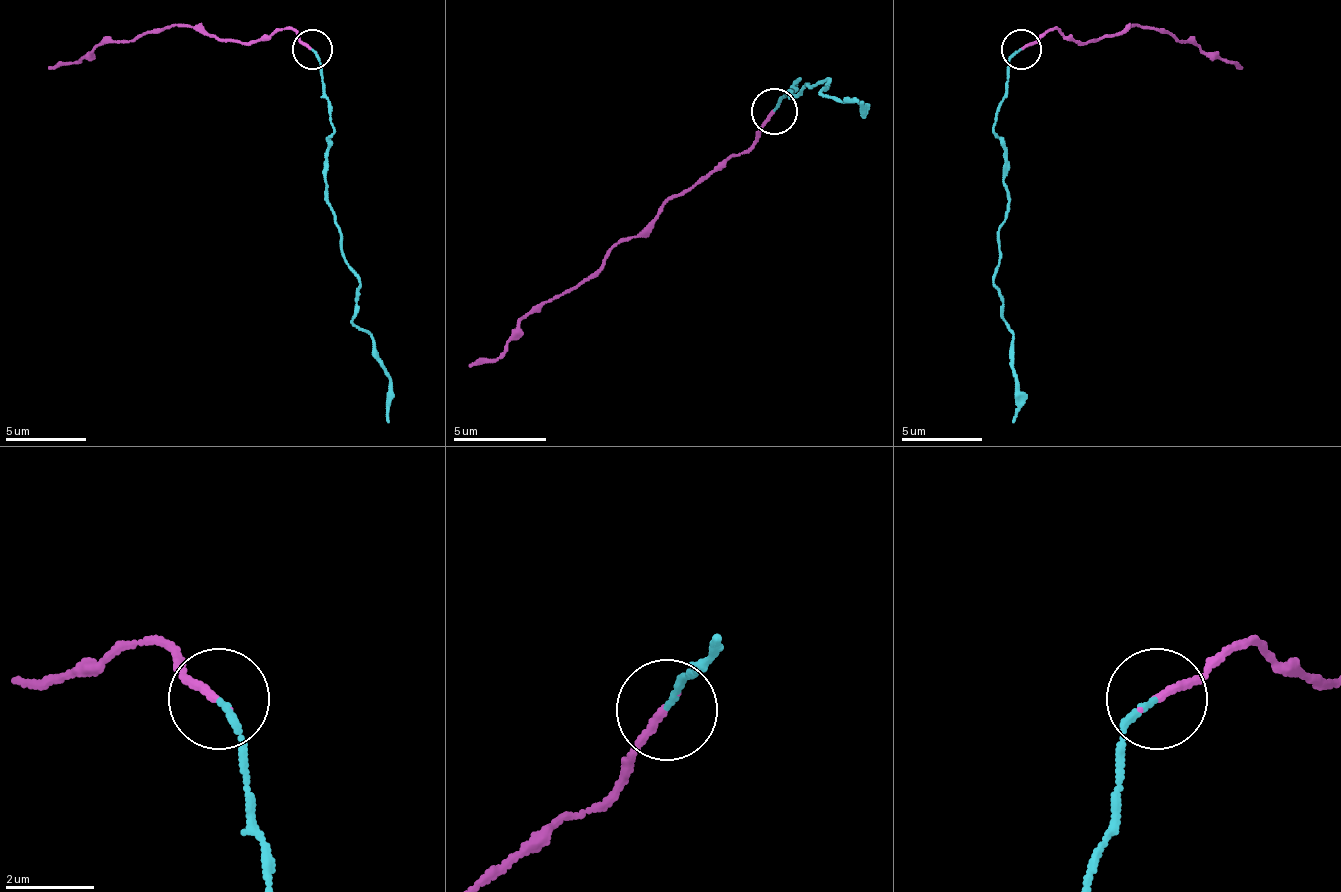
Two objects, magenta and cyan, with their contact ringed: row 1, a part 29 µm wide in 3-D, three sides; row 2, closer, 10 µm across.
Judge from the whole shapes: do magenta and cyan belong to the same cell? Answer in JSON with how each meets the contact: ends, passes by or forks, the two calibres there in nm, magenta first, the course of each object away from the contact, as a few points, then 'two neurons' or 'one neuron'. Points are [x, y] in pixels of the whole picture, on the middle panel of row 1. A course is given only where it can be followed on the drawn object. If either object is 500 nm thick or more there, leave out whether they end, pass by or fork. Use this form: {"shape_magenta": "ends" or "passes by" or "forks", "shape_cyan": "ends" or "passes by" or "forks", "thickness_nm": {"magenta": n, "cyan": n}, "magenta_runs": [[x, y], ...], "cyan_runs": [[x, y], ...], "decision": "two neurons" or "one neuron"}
{"shape_magenta": "ends", "shape_cyan": "ends", "thickness_nm": {"magenta": 170, "cyan": 130}, "magenta_runs": [[773, 110], [750, 147], [675, 193], [606, 259], [564, 291], [531, 310], [494, 361], [471, 366]], "cyan_runs": [[773, 110], [801, 77], [792, 96], [806, 86], [829, 82], [824, 96], [861, 105], [861, 100]], "decision": "two neurons"}

